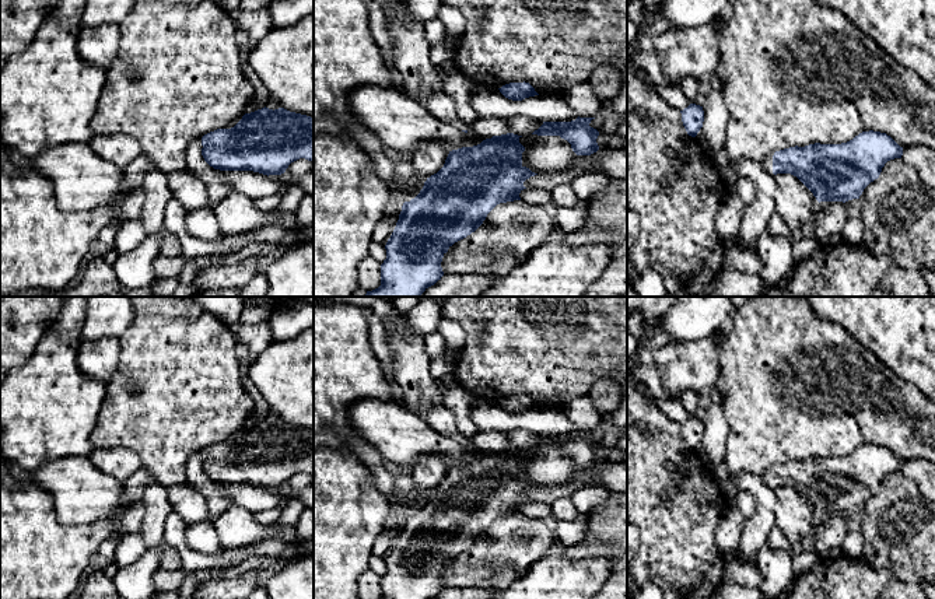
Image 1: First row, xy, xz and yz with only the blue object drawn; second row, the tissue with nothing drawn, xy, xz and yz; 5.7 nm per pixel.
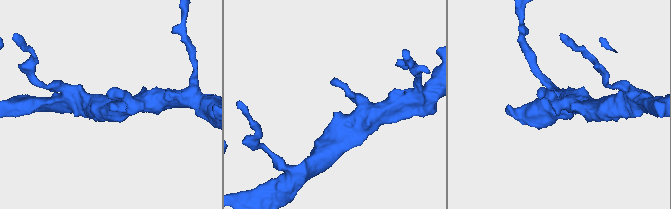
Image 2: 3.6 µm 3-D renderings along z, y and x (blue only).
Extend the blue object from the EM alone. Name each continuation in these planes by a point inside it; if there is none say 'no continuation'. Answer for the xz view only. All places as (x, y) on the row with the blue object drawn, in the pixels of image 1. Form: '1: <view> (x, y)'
1: xz (440, 104)

